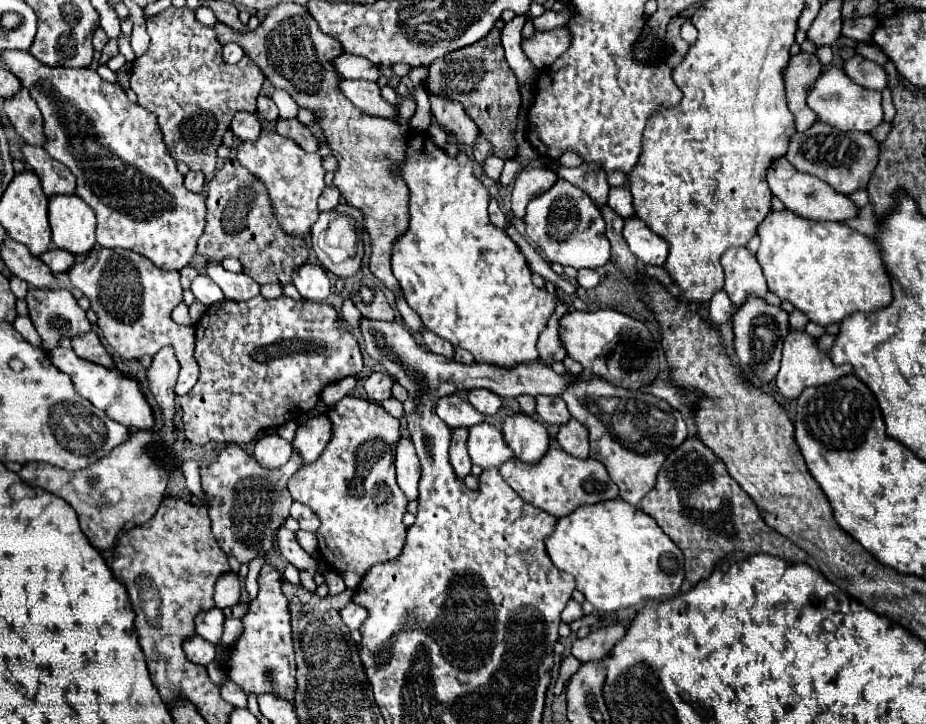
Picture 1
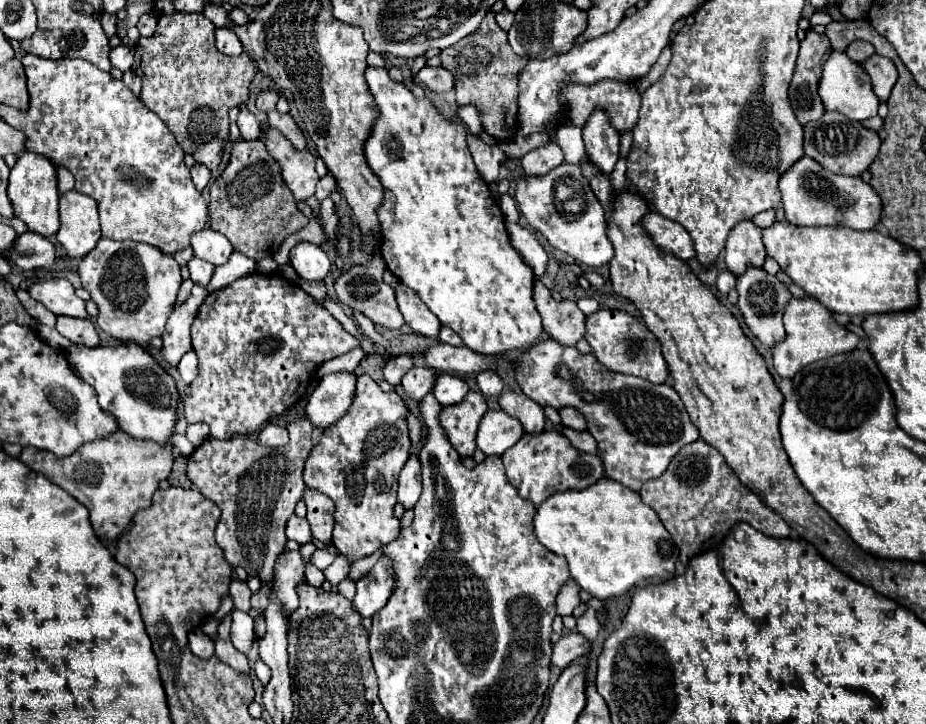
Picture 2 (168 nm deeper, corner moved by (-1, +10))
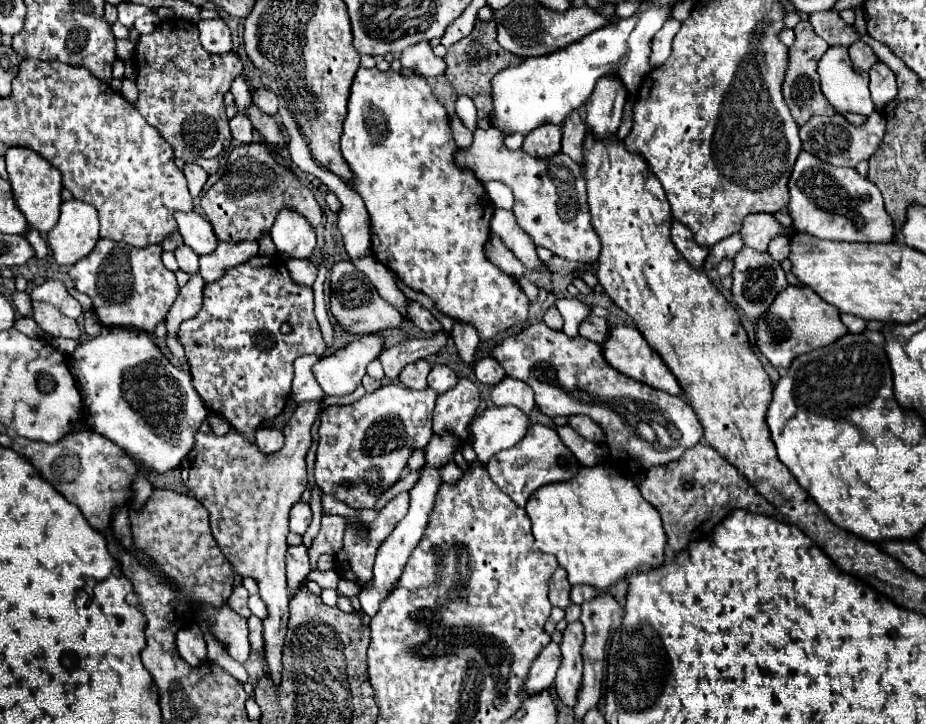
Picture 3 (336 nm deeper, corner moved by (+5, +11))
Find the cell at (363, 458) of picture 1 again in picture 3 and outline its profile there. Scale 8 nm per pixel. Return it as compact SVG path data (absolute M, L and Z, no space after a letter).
M386 384L372 394L364 394L354 404L328 406L322 412L314 468L322 494L332 494L358 510L372 508L402 478L408 456L414 450L424 450L434 436L432 410L436 396L432 388L410 390L402 384Z

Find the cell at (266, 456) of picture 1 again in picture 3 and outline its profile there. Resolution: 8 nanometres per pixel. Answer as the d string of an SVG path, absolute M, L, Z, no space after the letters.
M260 428L256 430L256 446L264 454L274 454L284 446L284 434L276 428Z

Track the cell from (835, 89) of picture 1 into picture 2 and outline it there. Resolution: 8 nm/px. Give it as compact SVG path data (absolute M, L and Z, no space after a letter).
M832 51L828 61L824 63L822 79L818 85L818 95L826 111L838 111L850 117L852 121L866 121L878 113L880 99L876 97L876 93L872 93L868 73L862 71L862 67L856 61L852 61L846 53L840 53L840 51Z

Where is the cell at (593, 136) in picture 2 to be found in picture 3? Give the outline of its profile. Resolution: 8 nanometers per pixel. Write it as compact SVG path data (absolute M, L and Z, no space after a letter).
M602 76L596 82L592 96L586 100L586 126L594 136L604 138L616 134L622 124L622 108L628 98L628 90L618 76Z

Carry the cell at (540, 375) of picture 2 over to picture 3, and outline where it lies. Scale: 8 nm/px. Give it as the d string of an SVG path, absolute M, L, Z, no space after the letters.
M534 322L526 330L502 338L490 352L506 370L506 376L520 378L528 382L534 390L534 402L538 410L550 418L554 416L574 416L584 414L590 416L600 428L606 432L606 446L612 454L616 454L616 464L622 470L636 472L636 470L648 470L652 466L668 464L674 460L680 460L680 456L696 446L704 438L702 424L698 422L696 414L692 412L690 404L678 396L668 396L666 392L660 392L656 388L650 388L634 378L628 378L614 370L604 354L602 346L584 338L568 338L562 330L552 330L544 322Z

